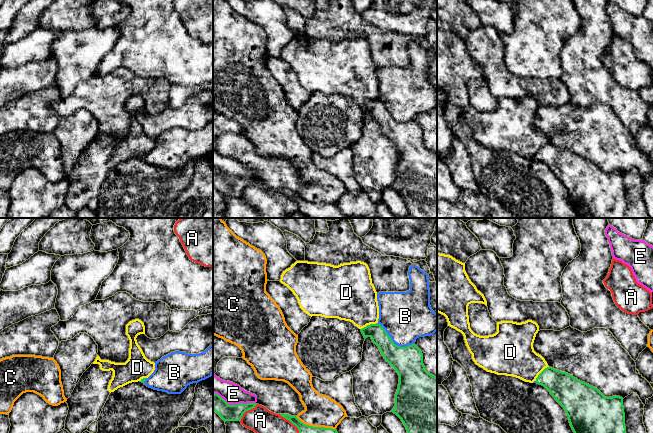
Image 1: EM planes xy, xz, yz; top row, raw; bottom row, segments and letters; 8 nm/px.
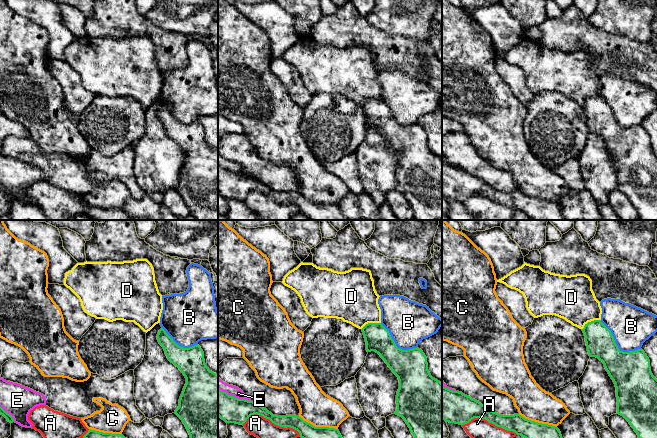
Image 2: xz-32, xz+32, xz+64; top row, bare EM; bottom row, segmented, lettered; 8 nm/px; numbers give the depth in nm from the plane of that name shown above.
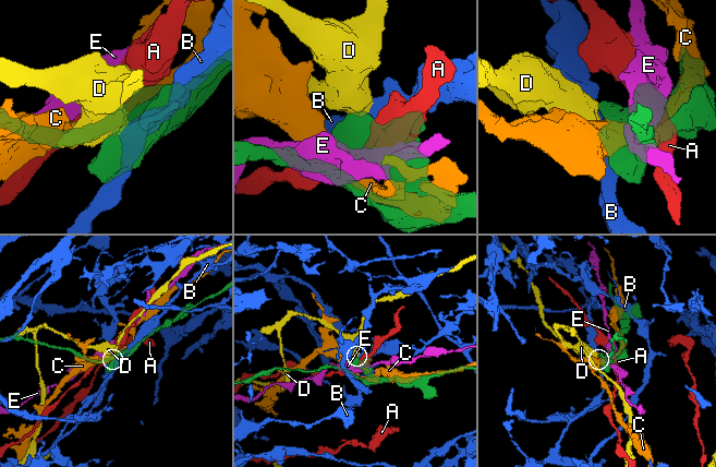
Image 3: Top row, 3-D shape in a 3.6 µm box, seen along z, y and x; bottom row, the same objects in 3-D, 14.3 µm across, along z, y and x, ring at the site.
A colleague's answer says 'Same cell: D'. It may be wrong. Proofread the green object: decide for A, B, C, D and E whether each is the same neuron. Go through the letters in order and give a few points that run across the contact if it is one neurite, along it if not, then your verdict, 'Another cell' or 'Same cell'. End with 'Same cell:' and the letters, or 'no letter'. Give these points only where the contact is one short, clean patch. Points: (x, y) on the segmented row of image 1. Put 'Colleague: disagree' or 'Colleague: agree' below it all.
A: Another cell
B: Another cell
C: Another cell
D: Line: xz (377, 322), (367, 324), (361, 329). Another cell
E: Another cell
Same cell: no letter
Colleague: disagree

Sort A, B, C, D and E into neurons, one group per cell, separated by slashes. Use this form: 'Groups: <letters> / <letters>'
Groups: A / B C / D / E

